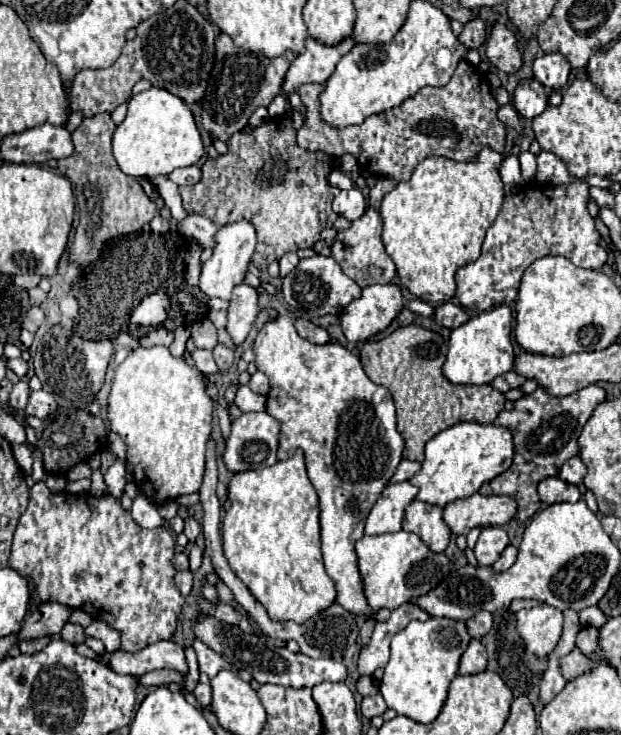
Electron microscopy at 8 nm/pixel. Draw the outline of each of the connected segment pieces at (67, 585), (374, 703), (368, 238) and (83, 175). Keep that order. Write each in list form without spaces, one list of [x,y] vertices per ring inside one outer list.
[[[36,482],[30,488],[30,504],[14,532],[10,568],[34,578],[40,602],[60,602],[72,610],[88,612],[94,620],[120,632],[120,650],[136,652],[160,640],[170,640],[176,632],[184,596],[174,584],[174,546],[174,532],[170,528],[146,530],[138,526],[116,496],[104,494],[98,498],[90,492],[56,494],[44,482]]]
[[[380,694],[366,696],[366,698],[362,700],[362,704],[360,704],[360,712],[362,712],[362,716],[366,716],[366,718],[382,716],[386,710],[388,710],[388,706],[386,706],[386,702],[384,702],[384,698],[382,698]]]
[[[372,206],[364,212],[362,218],[354,220],[348,230],[342,230],[338,234],[338,240],[330,246],[330,256],[342,266],[344,274],[362,288],[370,284],[388,284],[396,276],[396,266],[382,244],[382,218]]]
[[[110,114],[86,118],[86,122],[72,132],[74,152],[68,158],[58,160],[60,172],[76,186],[76,208],[80,224],[76,228],[70,260],[80,262],[82,266],[94,262],[110,238],[140,232],[142,226],[156,214],[152,182],[148,178],[132,178],[116,166],[116,160],[112,158],[114,130],[116,124],[112,122]]]

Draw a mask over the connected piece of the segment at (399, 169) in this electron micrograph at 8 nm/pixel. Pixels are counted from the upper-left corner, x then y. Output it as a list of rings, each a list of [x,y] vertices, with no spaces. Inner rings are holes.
[[[466,60],[458,62],[456,72],[446,86],[422,88],[400,106],[368,116],[362,126],[328,126],[328,122],[320,118],[320,90],[324,90],[324,84],[304,84],[298,90],[302,104],[306,106],[304,126],[298,130],[298,146],[304,150],[336,154],[336,158],[340,154],[352,154],[358,164],[362,164],[360,170],[376,176],[390,176],[398,182],[406,182],[412,170],[428,156],[468,162],[474,160],[484,146],[502,152],[506,144],[506,128],[496,118],[498,104],[492,96],[486,74]]]

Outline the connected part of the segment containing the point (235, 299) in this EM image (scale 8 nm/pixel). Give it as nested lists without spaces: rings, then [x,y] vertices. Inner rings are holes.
[[[245,281],[240,286],[236,286],[232,292],[232,298],[230,298],[228,326],[226,326],[234,344],[244,342],[244,338],[248,336],[258,312],[260,312],[258,290],[252,288],[250,284],[246,284]]]

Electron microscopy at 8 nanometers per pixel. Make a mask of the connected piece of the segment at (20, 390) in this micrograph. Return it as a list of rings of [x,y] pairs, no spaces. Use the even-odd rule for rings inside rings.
[[[22,378],[14,384],[14,390],[10,394],[10,406],[14,408],[24,408],[26,402],[28,402],[28,394],[30,394],[30,388],[28,388],[28,380]]]

